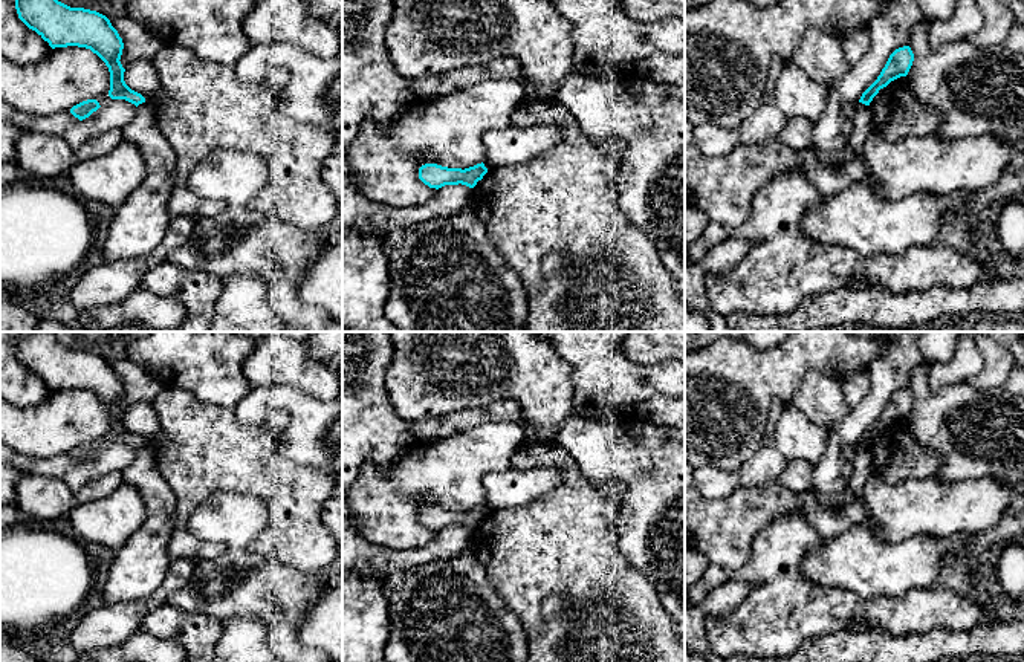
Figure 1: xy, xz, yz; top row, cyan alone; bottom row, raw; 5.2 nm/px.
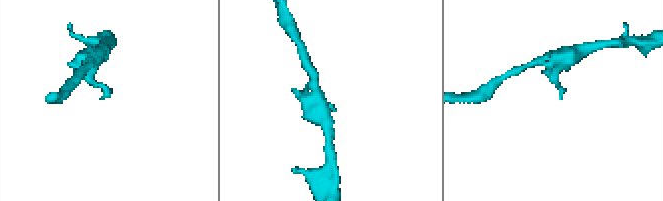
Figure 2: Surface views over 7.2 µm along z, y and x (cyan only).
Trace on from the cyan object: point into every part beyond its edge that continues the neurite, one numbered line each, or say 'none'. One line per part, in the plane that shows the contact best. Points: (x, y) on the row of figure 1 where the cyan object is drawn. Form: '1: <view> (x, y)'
none

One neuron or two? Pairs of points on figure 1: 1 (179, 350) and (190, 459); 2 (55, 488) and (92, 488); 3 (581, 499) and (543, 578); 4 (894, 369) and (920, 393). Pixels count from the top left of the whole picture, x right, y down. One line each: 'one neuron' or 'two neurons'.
1: two neurons
2: one neuron
3: one neuron
4: two neurons

